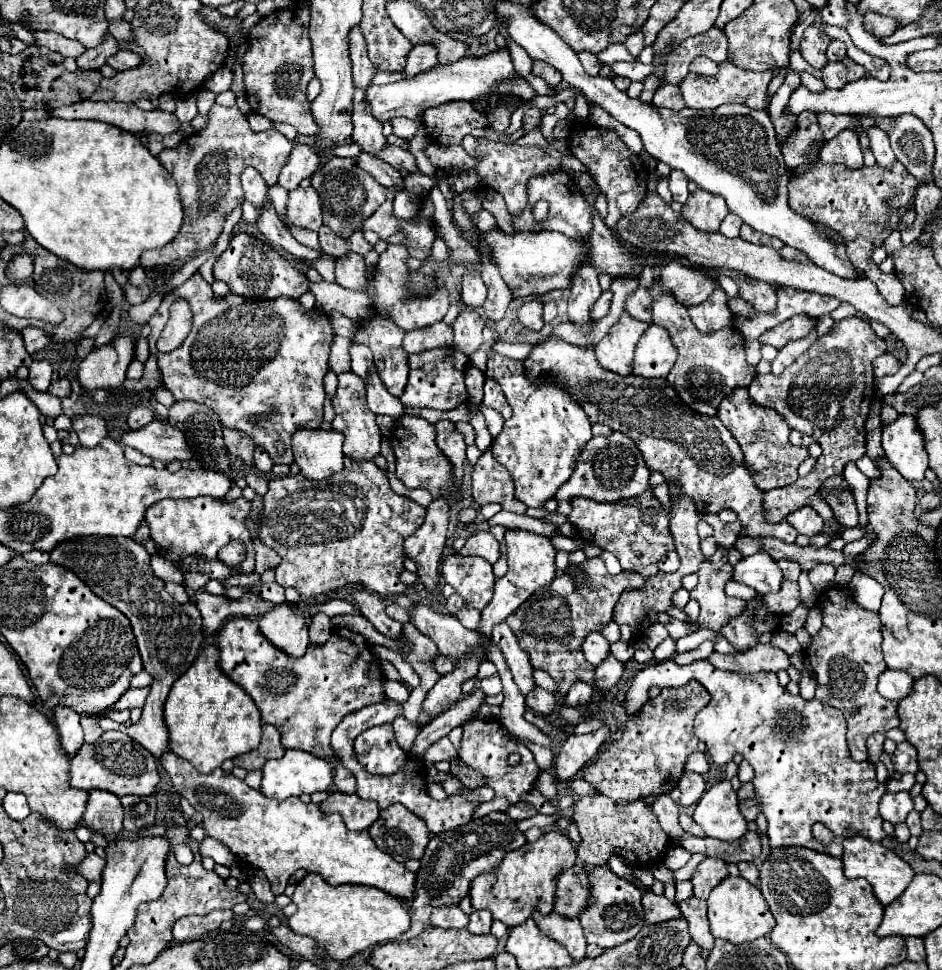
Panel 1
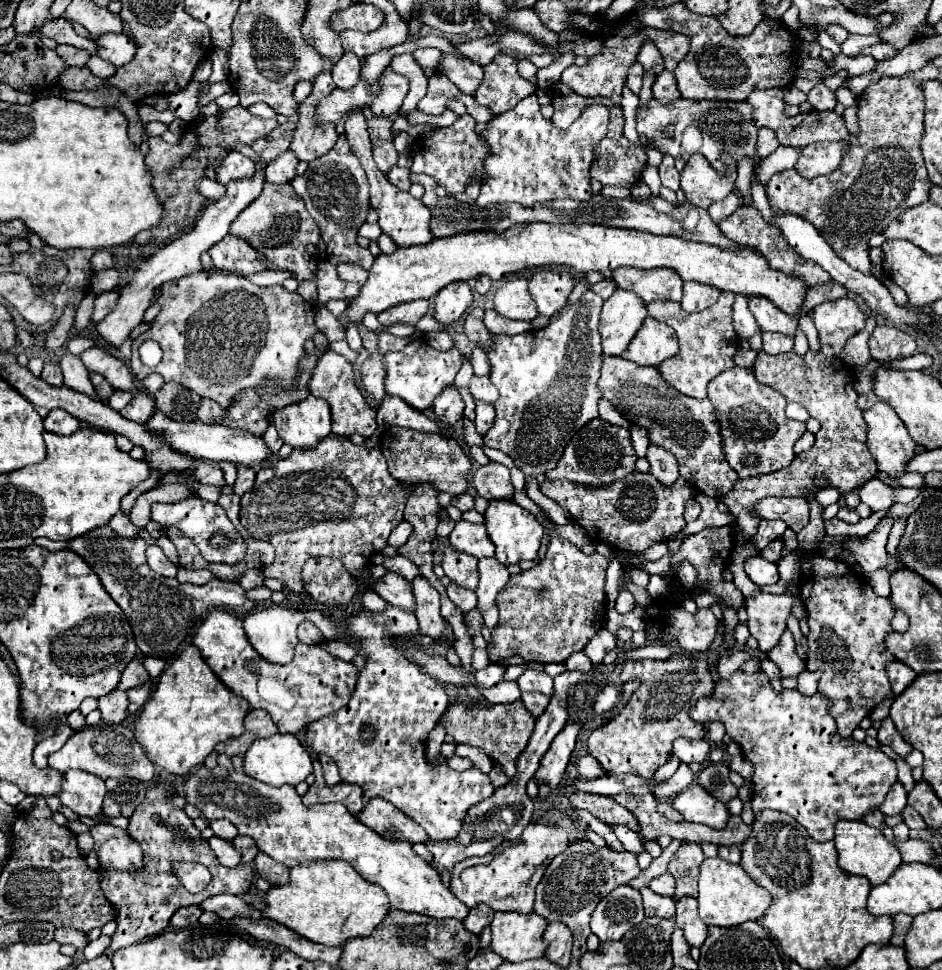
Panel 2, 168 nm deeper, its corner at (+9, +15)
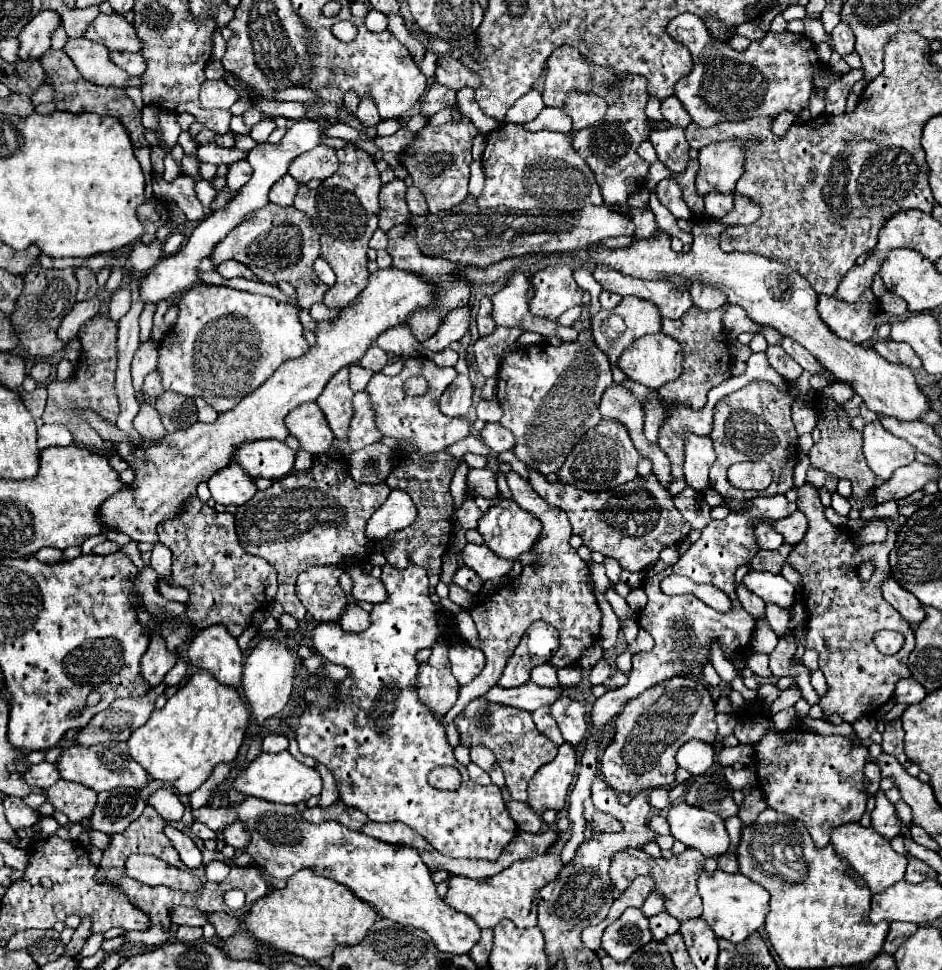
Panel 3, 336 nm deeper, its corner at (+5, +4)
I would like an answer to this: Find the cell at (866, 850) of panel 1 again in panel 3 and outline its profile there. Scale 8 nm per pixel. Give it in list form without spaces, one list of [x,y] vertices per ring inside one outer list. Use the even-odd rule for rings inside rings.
[[[846,823],[842,827],[836,827],[832,831],[832,845],[836,849],[836,855],[840,859],[844,859],[850,865],[850,869],[866,881],[866,885],[870,887],[872,893],[882,893],[890,885],[904,879],[906,857],[896,853],[890,847],[890,843],[880,833],[876,833],[872,827],[866,829],[860,823]]]

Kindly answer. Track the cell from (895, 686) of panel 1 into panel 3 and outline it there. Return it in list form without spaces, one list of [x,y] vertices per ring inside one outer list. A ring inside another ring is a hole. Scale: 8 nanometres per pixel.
[[[908,677],[908,679],[900,679],[900,683],[896,683],[896,691],[894,691],[896,703],[912,705],[912,703],[920,703],[924,697],[926,697],[926,691],[916,679]]]

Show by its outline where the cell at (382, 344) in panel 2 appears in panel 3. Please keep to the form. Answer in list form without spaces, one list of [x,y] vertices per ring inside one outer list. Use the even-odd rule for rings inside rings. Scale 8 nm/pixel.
[[[374,345],[374,347],[370,347],[370,349],[364,353],[364,357],[360,359],[360,365],[366,367],[366,369],[372,369],[372,371],[380,371],[388,361],[390,361],[390,359],[388,359],[388,353]]]

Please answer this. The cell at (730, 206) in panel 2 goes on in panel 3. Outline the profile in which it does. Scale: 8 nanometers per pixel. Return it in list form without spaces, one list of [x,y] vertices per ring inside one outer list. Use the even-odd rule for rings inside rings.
[[[710,193],[708,197],[704,197],[704,203],[706,203],[706,213],[714,219],[720,219],[720,217],[728,215],[728,211],[732,211],[734,197],[722,195],[722,193]]]

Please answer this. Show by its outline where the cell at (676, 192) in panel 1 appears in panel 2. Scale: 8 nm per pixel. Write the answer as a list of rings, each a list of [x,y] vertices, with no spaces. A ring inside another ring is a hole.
[[[663,155],[658,171],[660,178],[662,178],[662,186],[666,186],[670,190],[678,190],[680,188],[680,173],[672,156]]]

